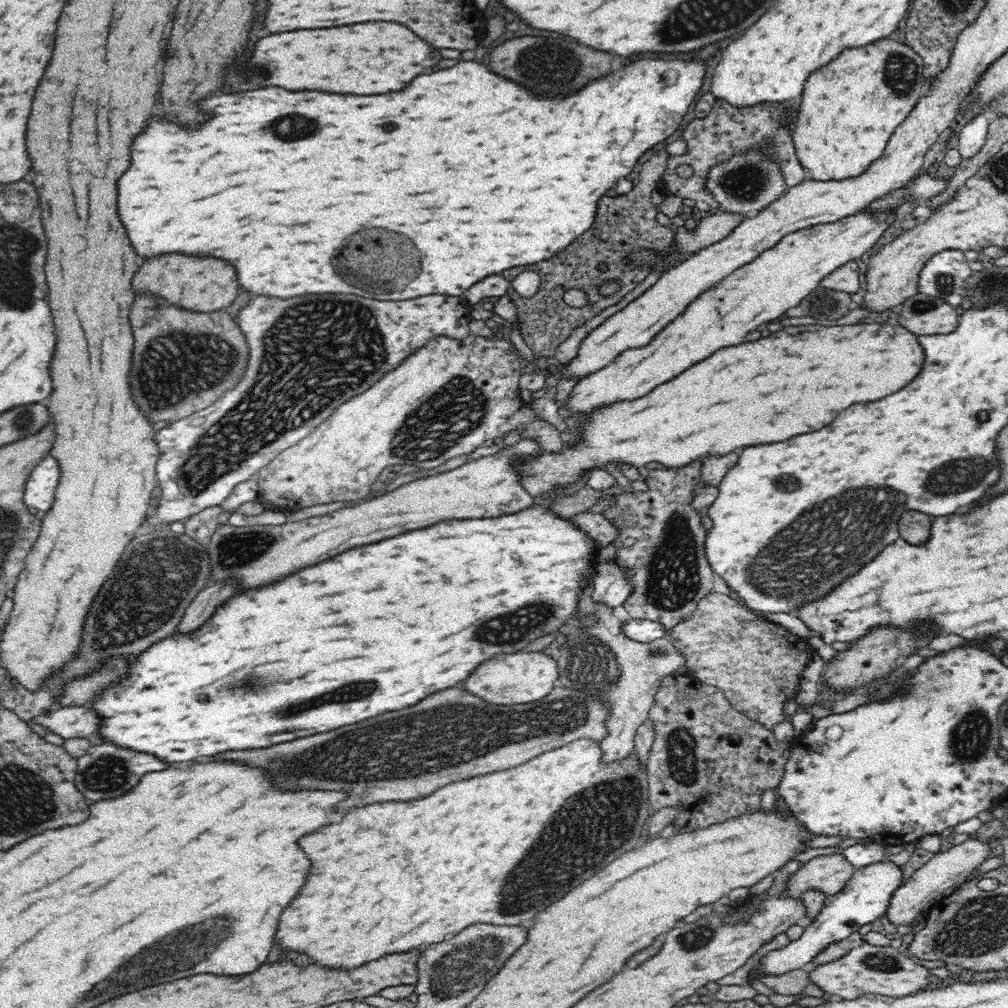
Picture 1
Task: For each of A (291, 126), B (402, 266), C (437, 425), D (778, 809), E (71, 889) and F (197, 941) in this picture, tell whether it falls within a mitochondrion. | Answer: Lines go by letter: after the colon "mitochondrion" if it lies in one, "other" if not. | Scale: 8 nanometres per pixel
A: mitochondrion
B: mitochondrion
C: mitochondrion
D: other
E: other
F: mitochondrion

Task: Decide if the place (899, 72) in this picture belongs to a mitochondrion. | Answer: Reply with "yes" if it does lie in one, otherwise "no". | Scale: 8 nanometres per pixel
yes

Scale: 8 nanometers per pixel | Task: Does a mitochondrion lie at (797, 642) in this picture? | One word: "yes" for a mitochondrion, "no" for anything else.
no

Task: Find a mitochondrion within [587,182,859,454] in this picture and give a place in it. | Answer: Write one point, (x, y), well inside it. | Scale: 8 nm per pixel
(830, 306)

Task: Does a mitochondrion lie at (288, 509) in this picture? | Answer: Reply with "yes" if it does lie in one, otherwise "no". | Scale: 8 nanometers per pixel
no

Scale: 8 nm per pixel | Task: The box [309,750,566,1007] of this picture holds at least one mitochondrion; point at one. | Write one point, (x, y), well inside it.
(462, 967)

